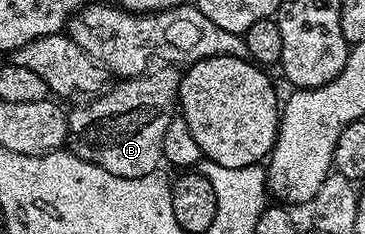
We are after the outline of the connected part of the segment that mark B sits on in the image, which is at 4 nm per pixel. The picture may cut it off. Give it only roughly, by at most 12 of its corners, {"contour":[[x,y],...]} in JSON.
{"contour":[[158,67],[67,112],[69,152],[117,177],[163,164],[182,73]]}

